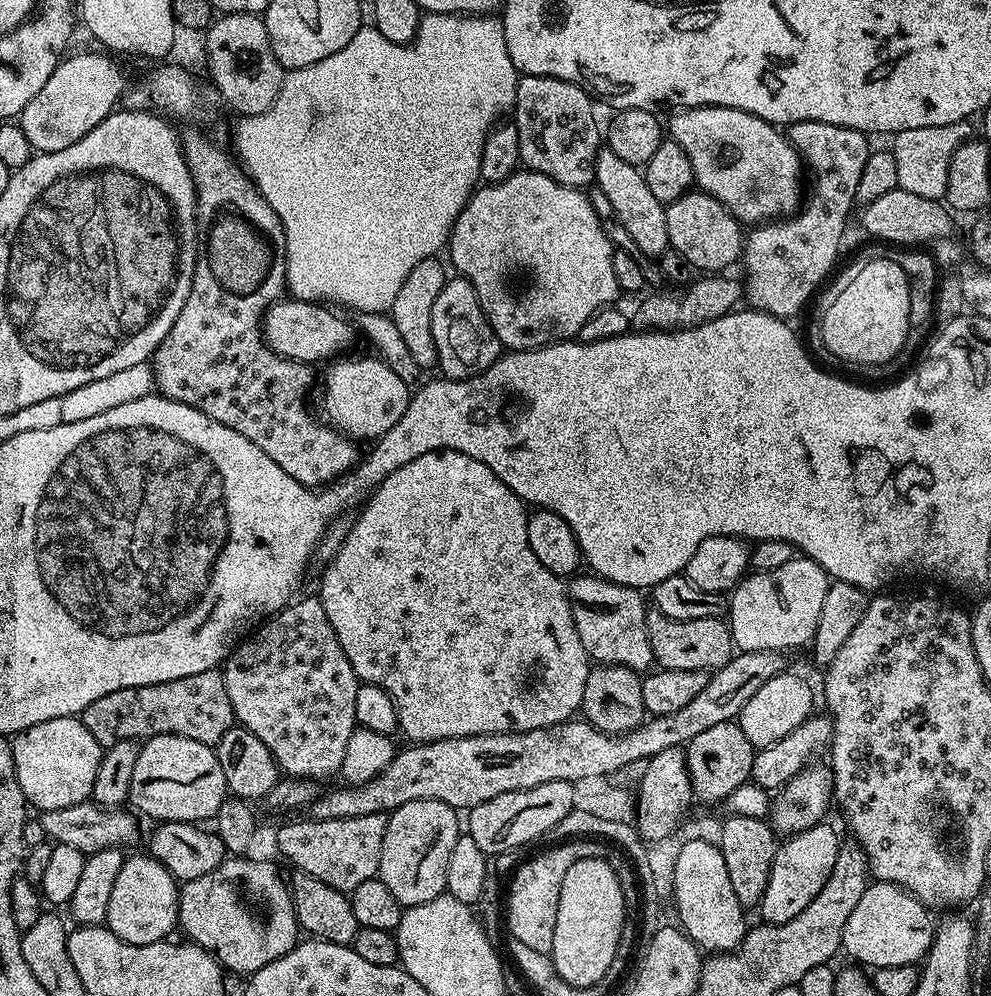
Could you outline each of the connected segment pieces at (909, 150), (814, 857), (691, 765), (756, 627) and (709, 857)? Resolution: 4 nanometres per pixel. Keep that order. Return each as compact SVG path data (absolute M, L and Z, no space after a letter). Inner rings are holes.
M960 121L946 126L918 126L918 130L902 130L891 137L890 150L898 166L898 187L918 194L918 198L943 201L947 194L947 179L954 152L970 137L970 124Z
M828 822L815 824L810 826L810 830L802 830L795 836L787 837L777 847L770 870L770 882L766 882L766 890L758 905L759 919L765 924L781 924L802 914L802 910L814 902L822 886L826 886L826 878L830 878L830 870L834 870L841 843L842 836Z
M727 720L718 722L718 726L710 726L710 730L702 730L698 738L686 745L688 773L692 783L692 794L697 801L705 800L708 804L727 801L738 786L749 783L752 775L752 763L756 757L750 738L742 734L739 723Z
M797 558L786 562L786 566L778 566L778 570L766 570L765 572L752 572L745 575L744 579L732 589L730 593L730 616L732 612L732 620L730 619L730 627L732 629L733 645L741 652L757 652L758 650L770 650L771 652L787 653L788 648L800 648L811 641L812 636L816 632L818 626L818 614L822 614L822 602L826 598L826 590L830 583L830 577L827 572L822 570L820 564L814 563L813 560L807 558Z
M702 841L684 843L676 861L673 884L672 900L676 902L679 925L697 947L719 954L730 952L741 944L748 922L744 916L744 905L738 902L734 886L731 885L719 846Z

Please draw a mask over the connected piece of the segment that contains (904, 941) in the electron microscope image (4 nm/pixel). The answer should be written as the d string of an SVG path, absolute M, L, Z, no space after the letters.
M885 880L869 883L858 906L842 930L843 951L853 956L855 963L875 970L882 966L919 965L927 957L936 938L933 913L916 896Z

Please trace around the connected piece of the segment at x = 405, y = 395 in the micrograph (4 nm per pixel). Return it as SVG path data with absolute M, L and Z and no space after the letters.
M360 356L357 360L336 358L331 361L332 369L328 372L328 412L332 415L331 423L336 431L357 441L375 441L402 414L406 414L406 406L410 395L410 385L402 382L386 361L372 356Z

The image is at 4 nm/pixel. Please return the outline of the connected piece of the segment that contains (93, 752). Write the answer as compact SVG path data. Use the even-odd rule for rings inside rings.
M50 718L50 722L38 722L38 726L15 733L12 753L18 786L25 801L31 807L33 804L36 810L62 810L62 806L82 804L91 797L94 778L98 778L102 749L79 718Z

